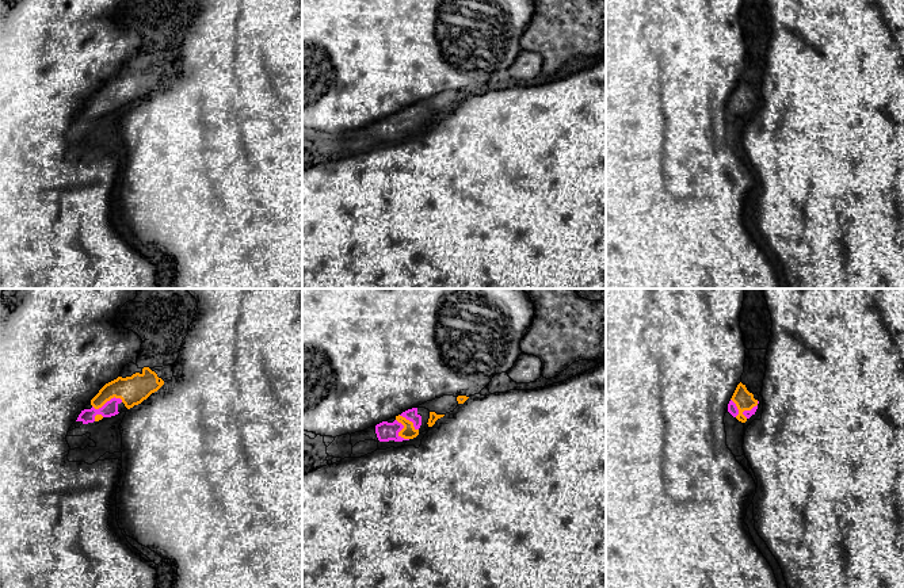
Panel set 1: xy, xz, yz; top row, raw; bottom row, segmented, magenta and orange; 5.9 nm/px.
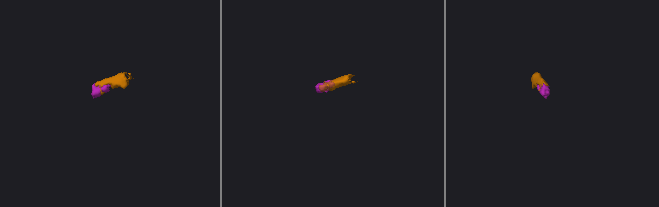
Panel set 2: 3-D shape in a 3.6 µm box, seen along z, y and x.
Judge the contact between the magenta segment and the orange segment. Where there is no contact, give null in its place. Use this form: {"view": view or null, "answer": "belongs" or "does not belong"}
{"view": "xy", "answer": "belongs"}

